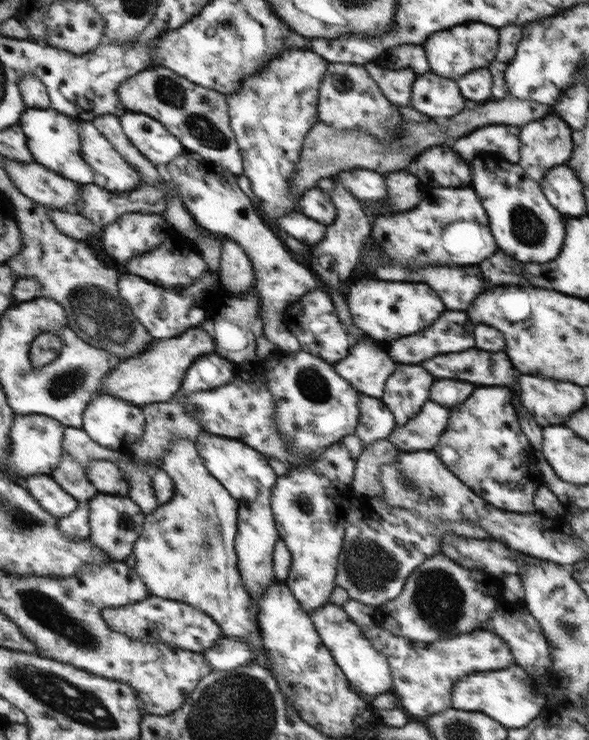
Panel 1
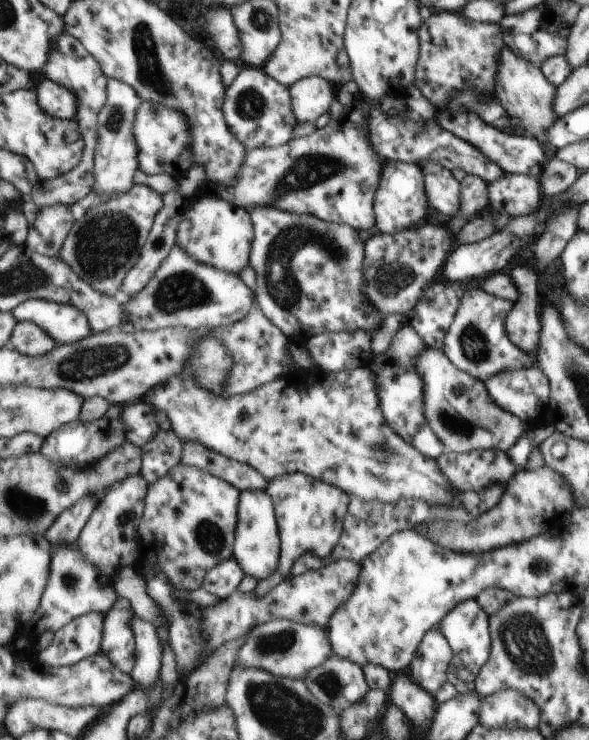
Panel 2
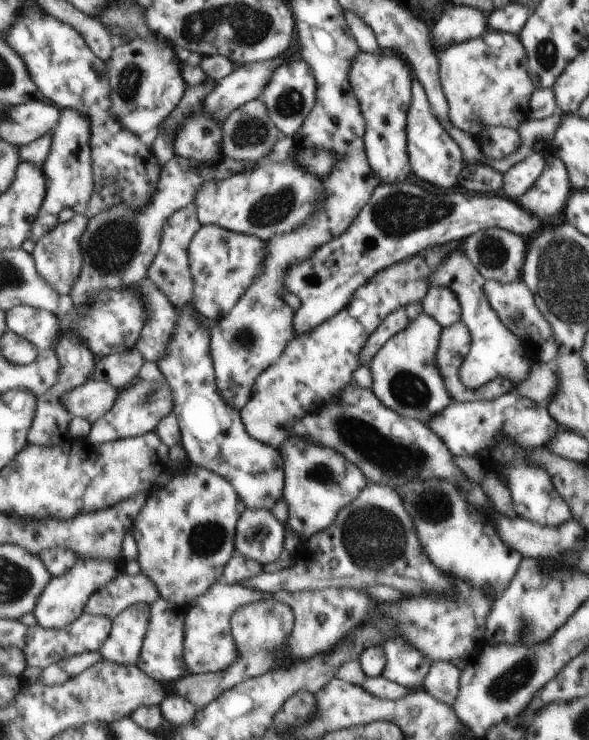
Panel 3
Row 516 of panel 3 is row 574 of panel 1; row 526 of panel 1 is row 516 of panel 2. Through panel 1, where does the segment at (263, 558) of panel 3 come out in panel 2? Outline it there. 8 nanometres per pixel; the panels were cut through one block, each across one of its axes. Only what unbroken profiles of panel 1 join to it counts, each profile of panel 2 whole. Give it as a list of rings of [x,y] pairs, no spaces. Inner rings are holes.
[[[264,490],[241,491],[241,520],[236,520],[237,544],[232,544],[232,557],[244,575],[263,580],[277,570],[280,548],[275,526],[275,506]]]

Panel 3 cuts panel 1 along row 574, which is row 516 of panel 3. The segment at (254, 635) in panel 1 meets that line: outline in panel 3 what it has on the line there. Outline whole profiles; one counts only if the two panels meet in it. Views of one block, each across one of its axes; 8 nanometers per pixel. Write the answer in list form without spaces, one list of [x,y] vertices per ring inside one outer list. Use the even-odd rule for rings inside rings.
[[[191,462],[183,466],[181,472],[173,475],[160,491],[150,493],[131,533],[139,549],[139,566],[159,589],[161,597],[176,605],[191,606],[213,584],[222,581],[224,567],[235,554],[234,528],[245,507],[228,480]]]

